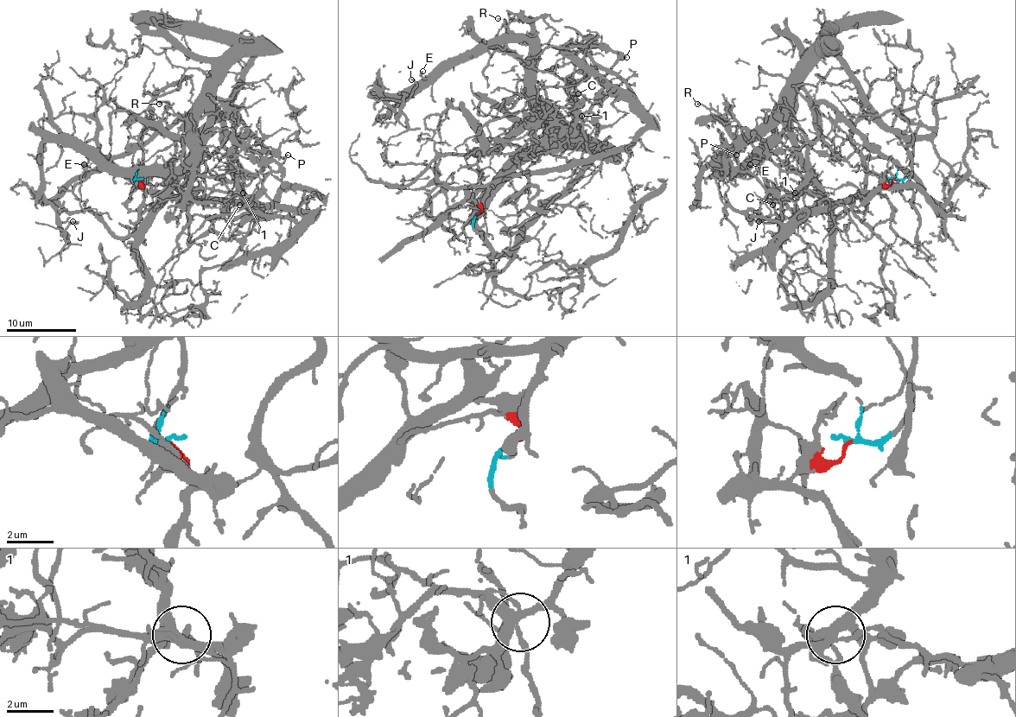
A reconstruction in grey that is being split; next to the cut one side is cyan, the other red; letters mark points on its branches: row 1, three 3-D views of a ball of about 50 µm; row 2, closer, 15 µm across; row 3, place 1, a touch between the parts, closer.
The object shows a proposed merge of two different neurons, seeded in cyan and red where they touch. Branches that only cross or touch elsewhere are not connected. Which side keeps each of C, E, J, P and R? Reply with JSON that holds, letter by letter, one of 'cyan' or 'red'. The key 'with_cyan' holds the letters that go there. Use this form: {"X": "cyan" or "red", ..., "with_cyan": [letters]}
{"C": "red", "E": "cyan", "J": "cyan", "P": "red", "R": "cyan", "with_cyan": ["E", "J", "R"]}

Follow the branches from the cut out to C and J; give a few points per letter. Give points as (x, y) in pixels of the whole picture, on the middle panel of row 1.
C: (478, 214), (481, 209), (474, 206), (447, 214), (511, 174), (548, 141), (567, 139), (593, 102), (577, 93)
J: (478, 214), (507, 252), (592, 153), (525, 42), (382, 81), (397, 114), (411, 79)

